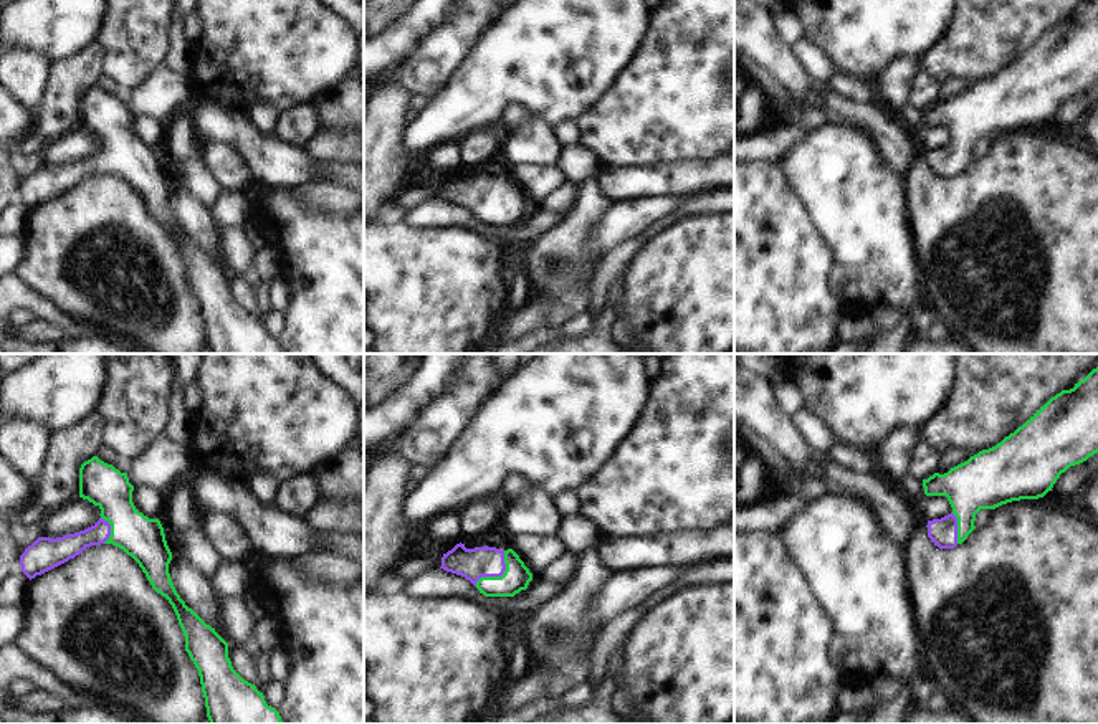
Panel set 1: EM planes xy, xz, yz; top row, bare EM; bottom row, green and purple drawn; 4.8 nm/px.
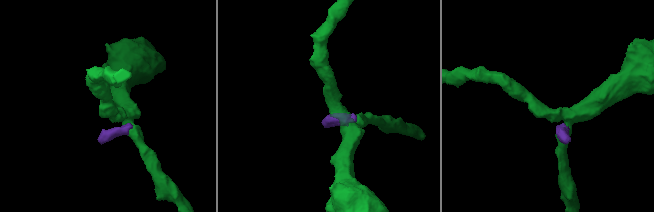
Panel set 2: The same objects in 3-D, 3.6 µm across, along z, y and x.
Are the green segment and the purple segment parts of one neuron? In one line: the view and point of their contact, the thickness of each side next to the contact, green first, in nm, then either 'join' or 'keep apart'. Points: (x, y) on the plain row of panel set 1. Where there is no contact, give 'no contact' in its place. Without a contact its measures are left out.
xz (498, 207) | 140/150 nm | join

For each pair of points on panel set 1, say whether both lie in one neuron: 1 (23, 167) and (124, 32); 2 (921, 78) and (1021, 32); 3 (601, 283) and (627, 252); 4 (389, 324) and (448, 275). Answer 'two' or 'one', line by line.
1: two
2: two
3: one
4: one

